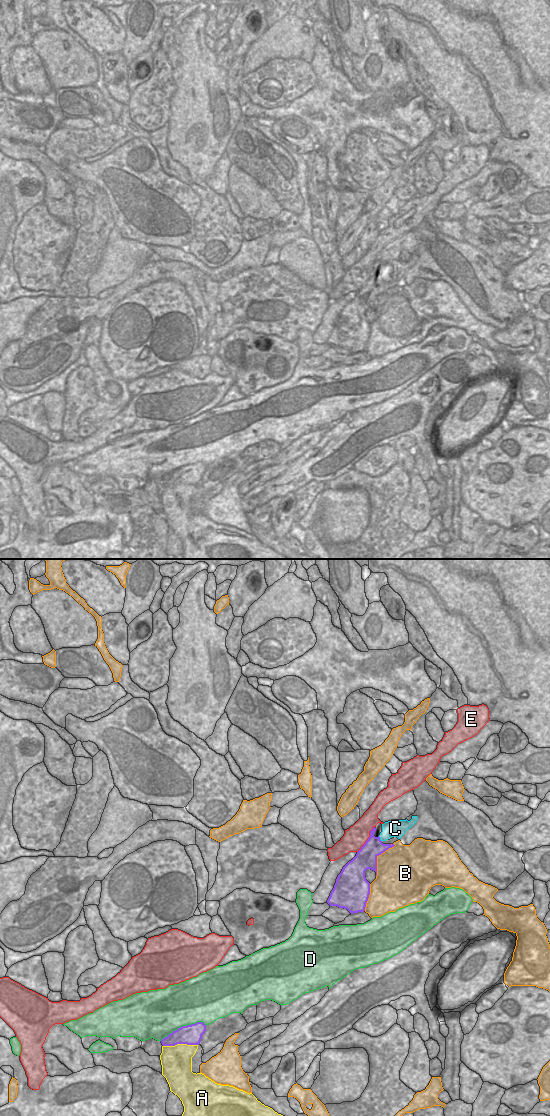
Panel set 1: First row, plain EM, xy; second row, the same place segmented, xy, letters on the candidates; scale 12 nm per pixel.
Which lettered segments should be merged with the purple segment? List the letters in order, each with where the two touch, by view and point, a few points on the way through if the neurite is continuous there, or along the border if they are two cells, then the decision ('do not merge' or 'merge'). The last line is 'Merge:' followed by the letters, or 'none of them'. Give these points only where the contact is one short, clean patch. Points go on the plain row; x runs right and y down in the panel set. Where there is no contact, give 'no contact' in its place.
A: contact xy (180, 483); do not merge
B: contact xy (376, 298); do not merge
C: contact xy (379, 279); way xy (367, 296), (379, 279), (390, 269), (395, 268); merge
D: contact xy (182, 466); do not merge
E: contact xy (368, 279); border xy (374, 266), (370, 271), (370, 276), (357, 292); do not merge
Merge: C

